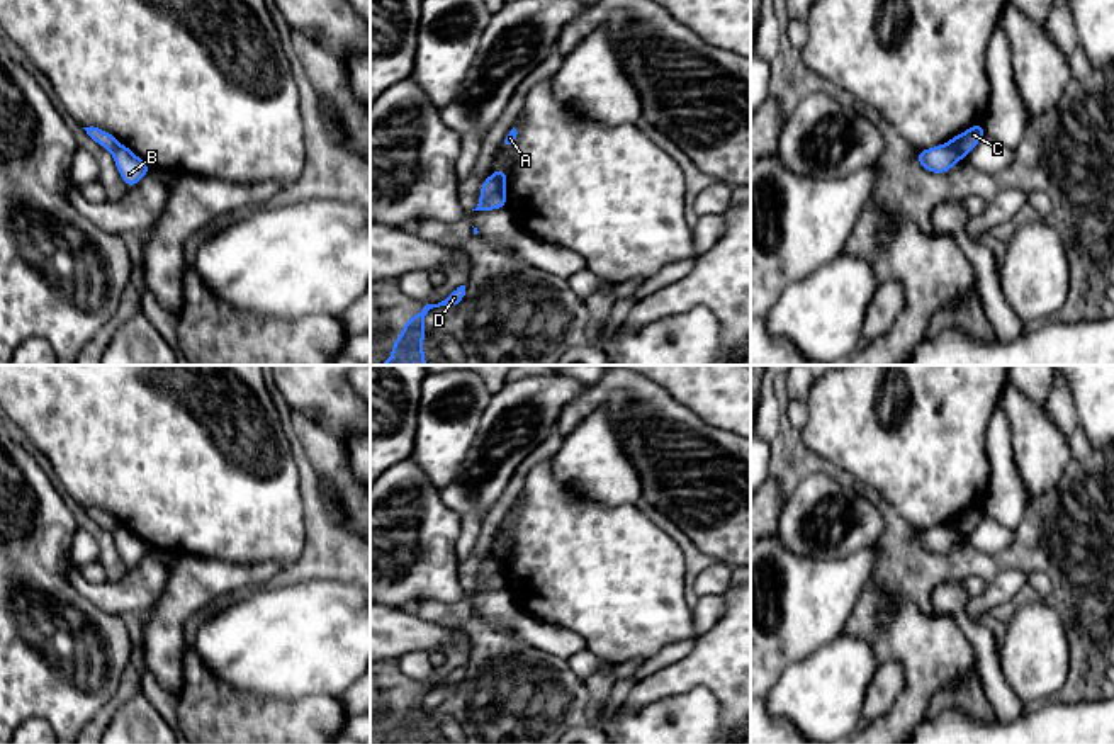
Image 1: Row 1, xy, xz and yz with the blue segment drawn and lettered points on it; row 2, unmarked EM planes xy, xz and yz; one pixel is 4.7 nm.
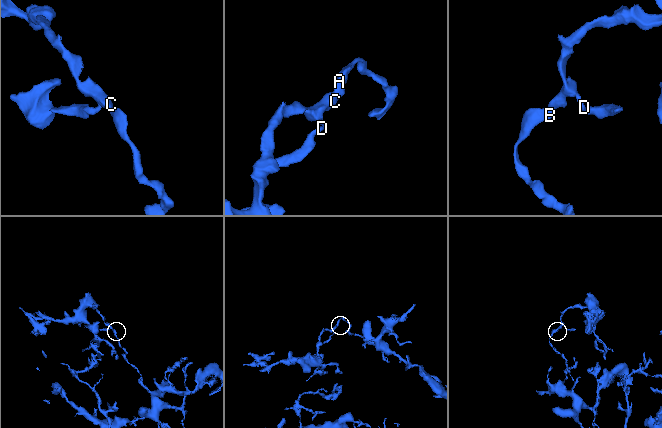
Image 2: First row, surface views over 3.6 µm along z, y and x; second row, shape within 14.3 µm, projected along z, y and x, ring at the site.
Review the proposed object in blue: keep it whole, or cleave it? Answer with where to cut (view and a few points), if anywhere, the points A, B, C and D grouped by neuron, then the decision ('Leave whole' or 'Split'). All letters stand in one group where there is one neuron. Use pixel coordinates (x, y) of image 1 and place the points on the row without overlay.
Split along xz (491, 556), (505, 574). Groups: A B / C D. Split

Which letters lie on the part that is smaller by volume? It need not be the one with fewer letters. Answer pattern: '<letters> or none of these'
C, D

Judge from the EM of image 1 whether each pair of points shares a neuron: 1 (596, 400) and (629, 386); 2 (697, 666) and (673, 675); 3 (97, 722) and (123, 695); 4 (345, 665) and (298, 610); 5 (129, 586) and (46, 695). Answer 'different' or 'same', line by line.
1: same
2: same
3: same
4: same
5: different

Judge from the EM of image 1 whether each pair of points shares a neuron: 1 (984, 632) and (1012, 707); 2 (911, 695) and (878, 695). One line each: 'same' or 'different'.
1: same
2: different

